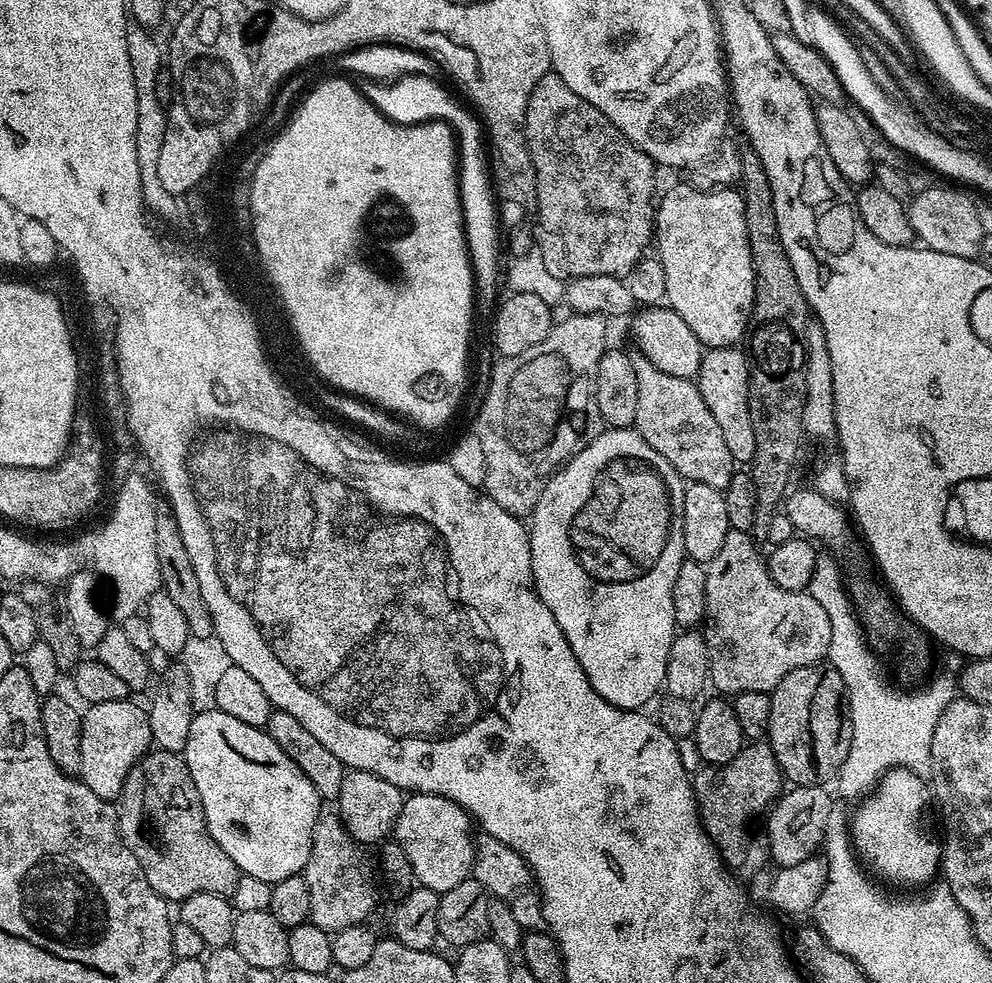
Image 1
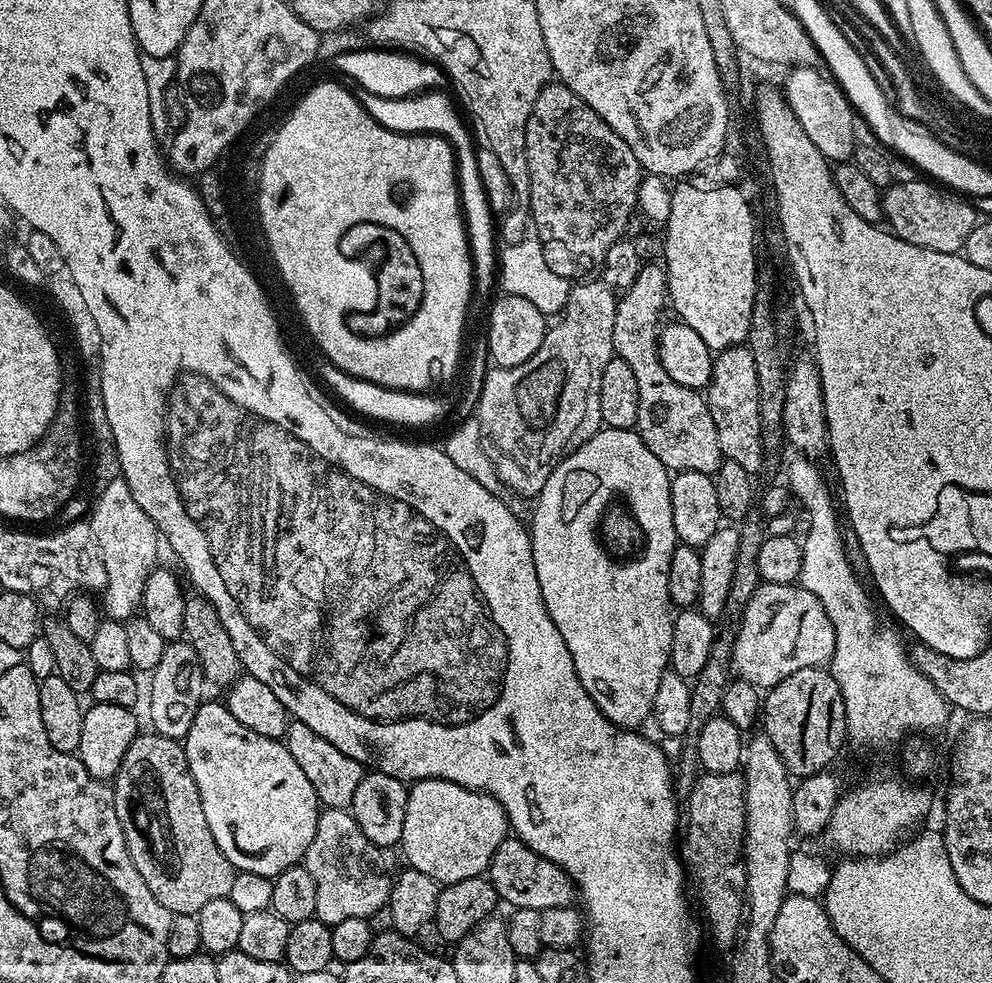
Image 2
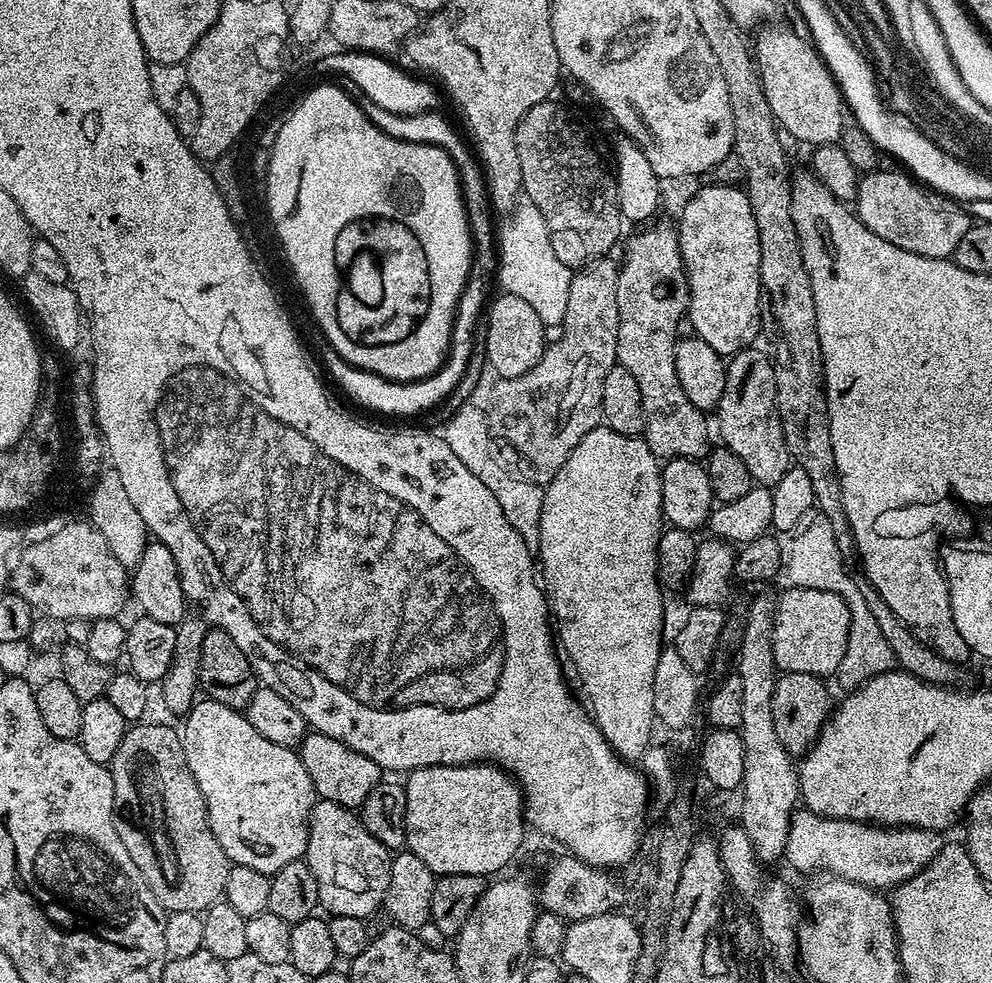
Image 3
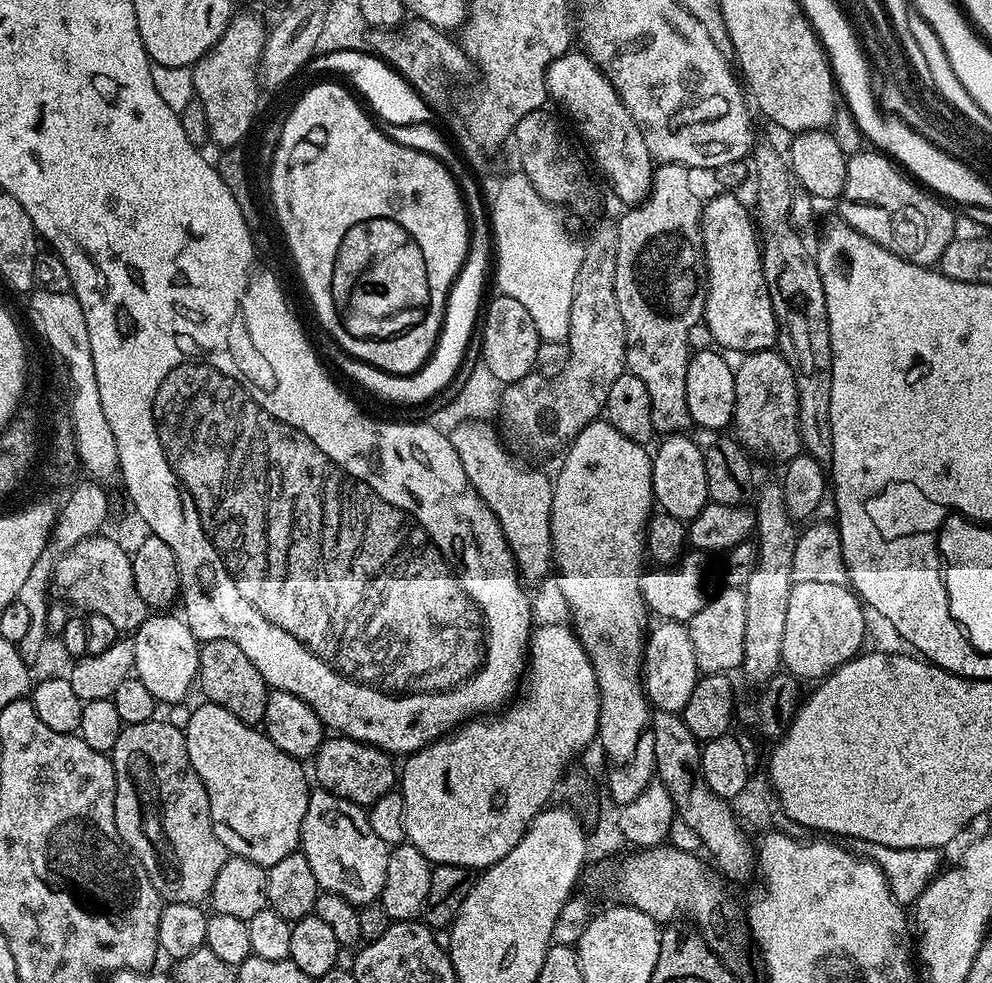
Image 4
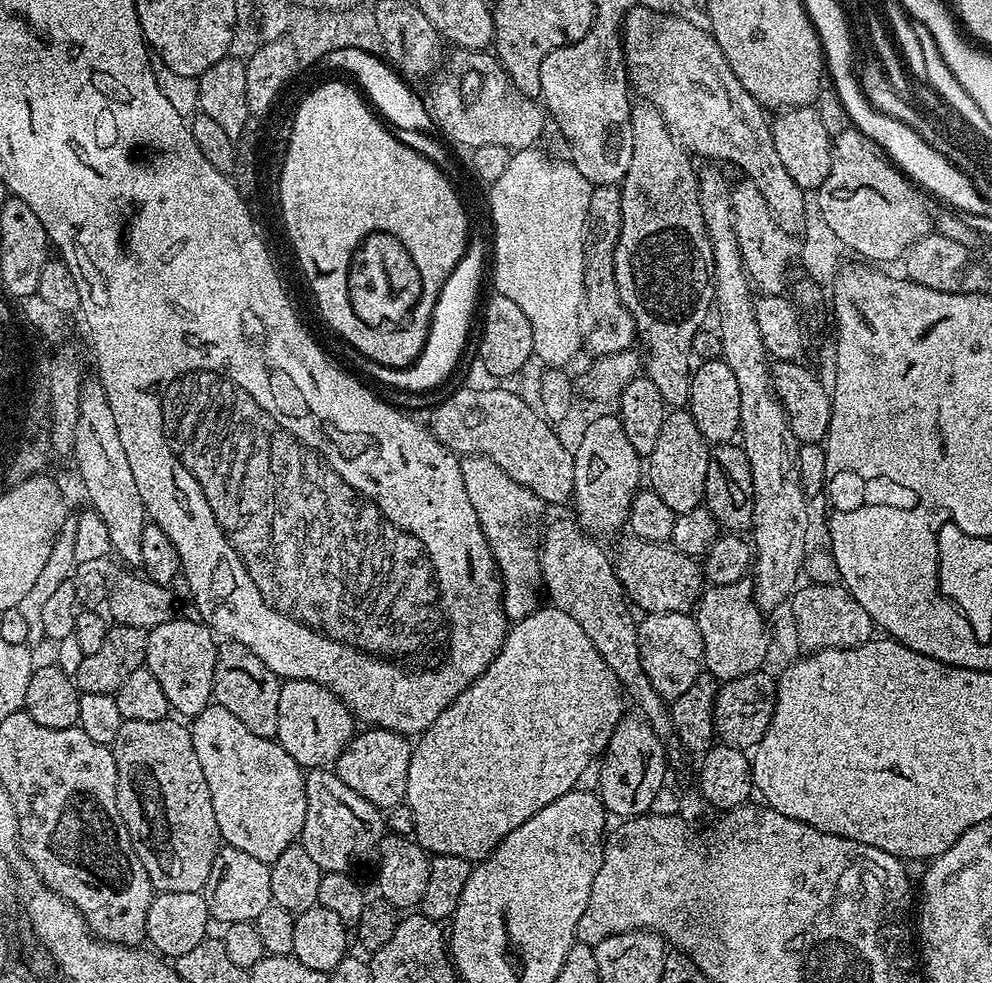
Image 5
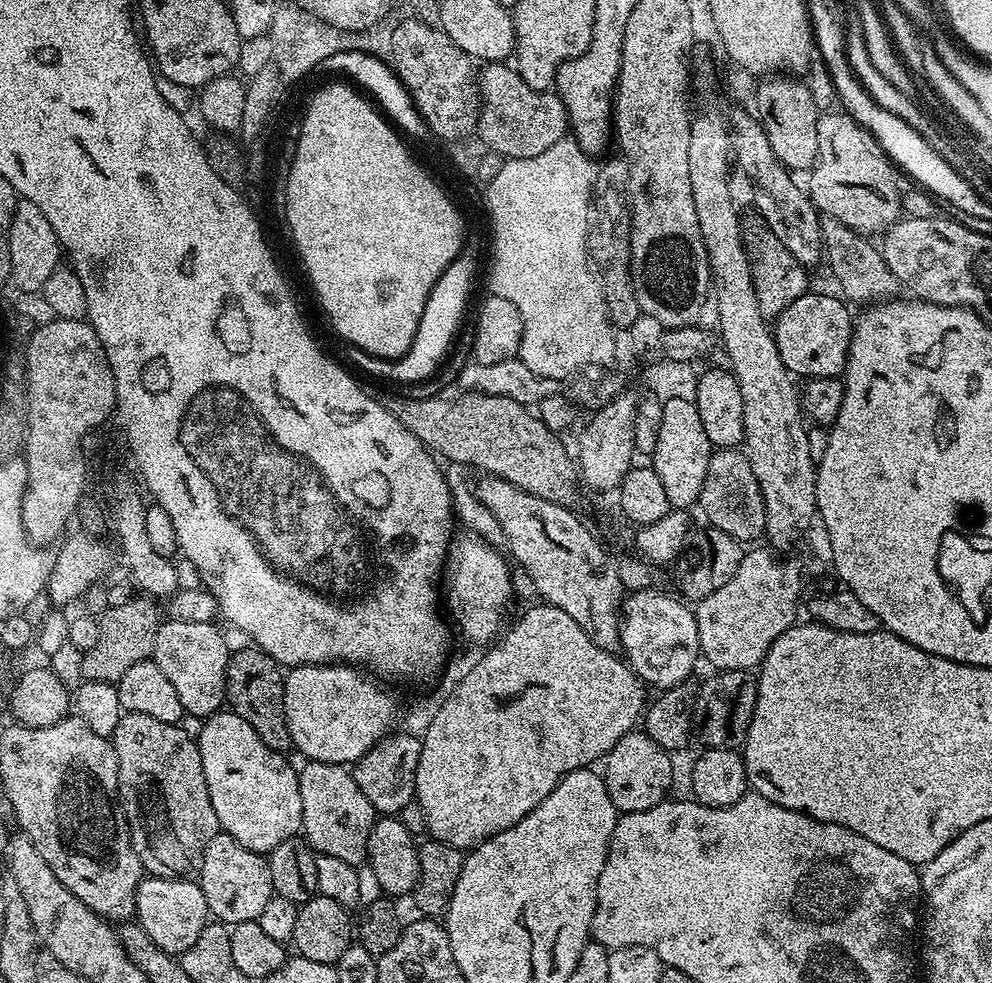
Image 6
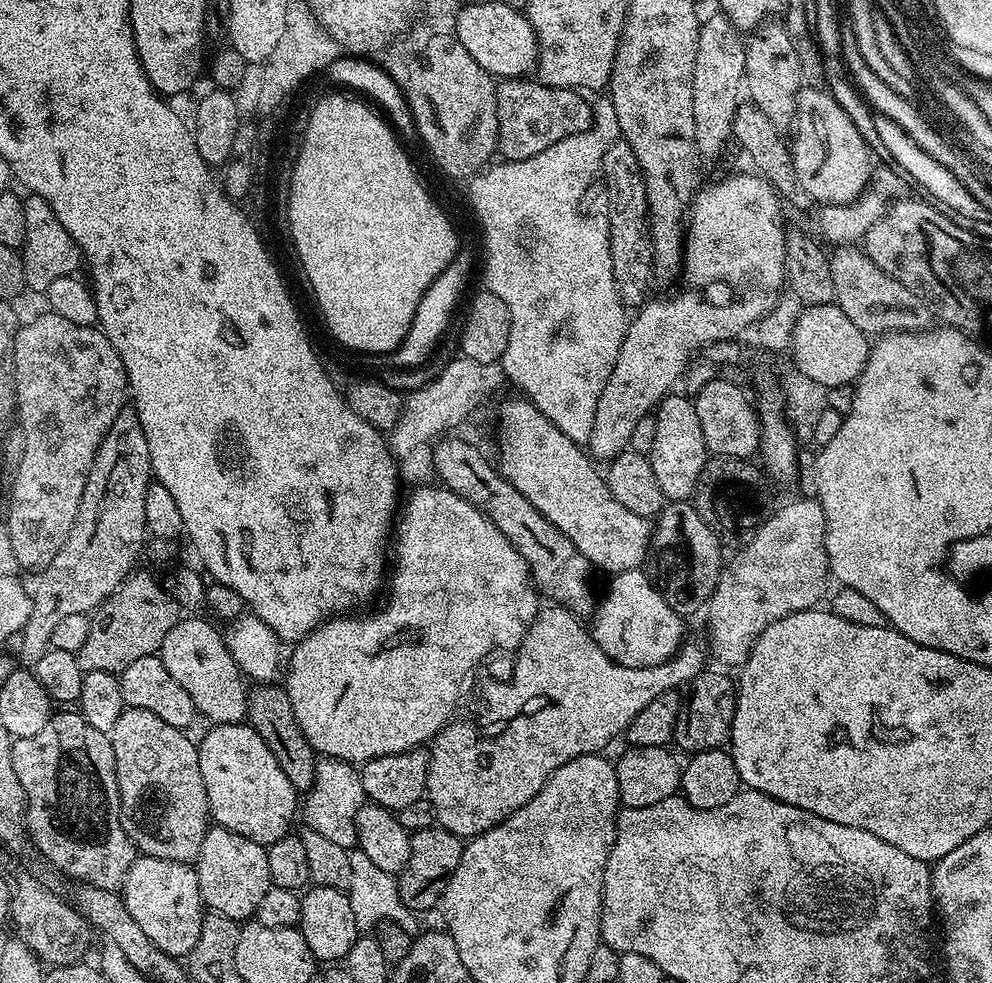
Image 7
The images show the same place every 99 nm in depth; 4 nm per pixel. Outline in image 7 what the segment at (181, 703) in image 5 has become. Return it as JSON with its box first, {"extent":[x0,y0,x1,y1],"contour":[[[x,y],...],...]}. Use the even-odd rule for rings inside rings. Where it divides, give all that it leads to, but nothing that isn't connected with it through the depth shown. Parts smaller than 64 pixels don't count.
{"extent":[160,618,249,725],"contour":[[[181,618],[162,642],[160,661],[170,670],[170,678],[190,694],[197,713],[212,720],[213,725],[239,724],[248,715],[249,689],[244,688],[246,677],[228,649],[227,639],[212,624],[204,620]]]}

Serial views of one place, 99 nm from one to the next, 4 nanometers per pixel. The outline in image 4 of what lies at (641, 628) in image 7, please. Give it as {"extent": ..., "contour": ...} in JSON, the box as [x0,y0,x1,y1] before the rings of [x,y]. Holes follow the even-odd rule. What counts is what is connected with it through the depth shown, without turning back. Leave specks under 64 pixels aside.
{"extent":[644,620,702,714],"contour":[[[666,620],[657,625],[653,632],[651,629],[647,633],[644,642],[644,691],[648,693],[648,703],[653,709],[680,714],[683,713],[686,702],[690,702],[690,694],[694,694],[694,686],[702,675],[694,656],[694,642],[690,640],[687,623]]]}

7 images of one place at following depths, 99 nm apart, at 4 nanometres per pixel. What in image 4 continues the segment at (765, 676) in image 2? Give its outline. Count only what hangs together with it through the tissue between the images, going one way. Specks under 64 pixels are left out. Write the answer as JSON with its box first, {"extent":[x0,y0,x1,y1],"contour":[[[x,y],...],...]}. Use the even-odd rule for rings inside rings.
{"extent":[780,581,868,682],"contour":[[[795,581],[790,590],[790,603],[786,609],[786,638],[782,638],[780,651],[783,667],[801,681],[819,682],[833,670],[840,668],[847,660],[861,655],[865,647],[864,635],[868,632],[864,612],[866,613],[865,605],[848,584]]]}

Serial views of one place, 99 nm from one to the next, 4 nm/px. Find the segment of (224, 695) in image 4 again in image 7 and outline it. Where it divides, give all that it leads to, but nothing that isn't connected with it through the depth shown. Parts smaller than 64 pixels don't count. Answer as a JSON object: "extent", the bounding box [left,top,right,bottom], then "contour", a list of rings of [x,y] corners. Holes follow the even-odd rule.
{"extent":[246,682,318,794],"contour":[[[260,682],[249,691],[246,720],[260,735],[262,742],[270,746],[270,754],[274,754],[274,758],[278,758],[278,766],[282,766],[282,774],[290,778],[297,793],[304,794],[314,782],[318,754],[310,746],[310,742],[306,742],[306,734],[302,734],[294,718],[294,706],[290,706],[287,691],[281,685],[279,688],[278,685],[279,683],[276,682]]]}

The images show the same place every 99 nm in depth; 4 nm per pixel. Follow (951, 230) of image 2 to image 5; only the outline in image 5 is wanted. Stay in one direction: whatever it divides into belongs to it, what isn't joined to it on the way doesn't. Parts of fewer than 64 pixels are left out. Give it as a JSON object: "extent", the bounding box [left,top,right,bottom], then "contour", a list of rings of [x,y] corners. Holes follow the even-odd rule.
{"extent":[817,127,933,262],"contour":[[[848,127],[834,137],[830,174],[826,182],[822,182],[817,196],[827,225],[838,234],[845,249],[849,253],[857,252],[860,255],[857,257],[868,262],[899,261],[913,244],[933,231],[932,216],[924,205],[925,197],[918,191],[917,185],[884,155],[884,151],[874,141],[866,138],[866,134],[862,134],[857,128]]]}

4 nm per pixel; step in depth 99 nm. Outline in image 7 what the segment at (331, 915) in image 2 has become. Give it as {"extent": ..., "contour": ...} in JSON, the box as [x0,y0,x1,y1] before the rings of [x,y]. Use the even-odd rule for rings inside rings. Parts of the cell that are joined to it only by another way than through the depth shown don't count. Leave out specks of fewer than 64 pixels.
{"extent":[302,756,366,850],"contour":[[[320,756],[314,770],[314,782],[302,800],[302,820],[329,842],[352,850],[357,847],[356,815],[366,802],[357,765],[347,764],[333,756]]]}

